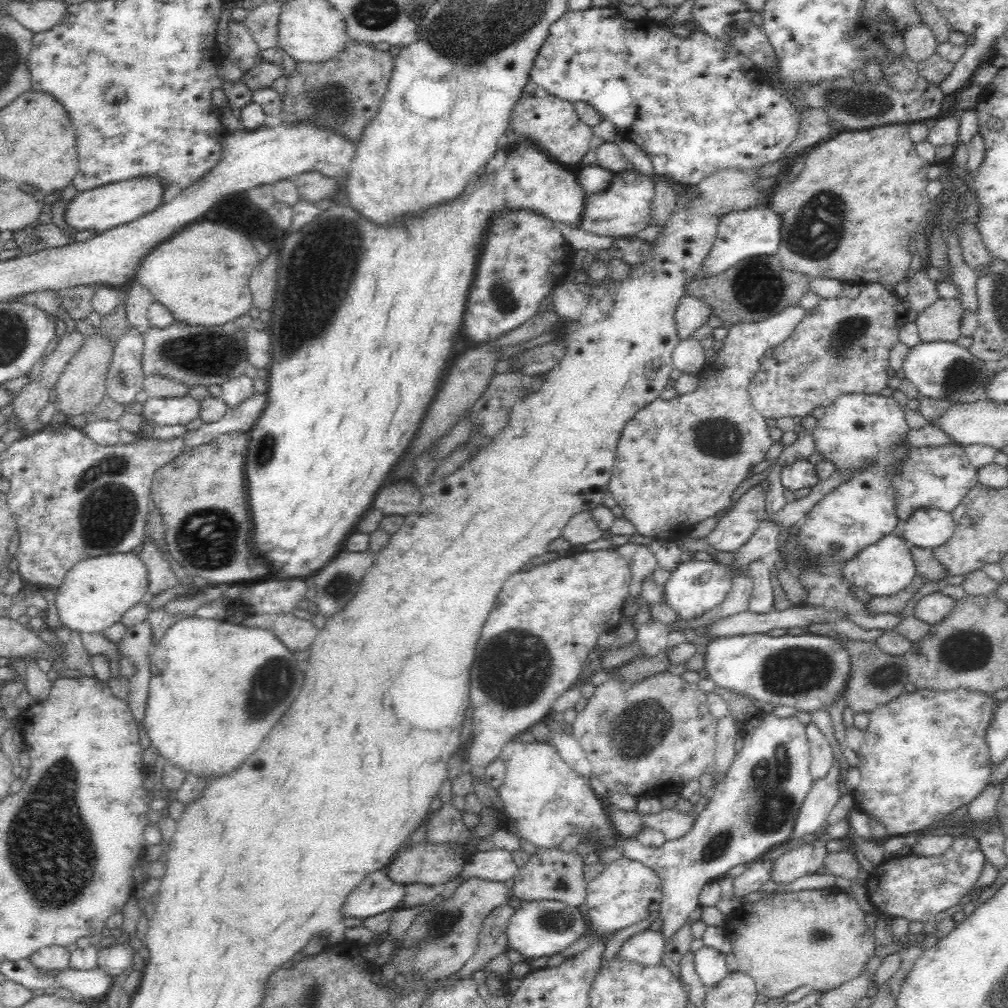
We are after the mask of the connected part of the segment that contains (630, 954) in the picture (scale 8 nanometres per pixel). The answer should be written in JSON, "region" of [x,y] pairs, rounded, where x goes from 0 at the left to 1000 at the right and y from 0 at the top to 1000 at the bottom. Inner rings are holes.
{"region":[[[649,917],[618,935],[612,949],[623,954],[634,954],[639,958],[649,958],[656,954],[660,935],[656,920]]]}

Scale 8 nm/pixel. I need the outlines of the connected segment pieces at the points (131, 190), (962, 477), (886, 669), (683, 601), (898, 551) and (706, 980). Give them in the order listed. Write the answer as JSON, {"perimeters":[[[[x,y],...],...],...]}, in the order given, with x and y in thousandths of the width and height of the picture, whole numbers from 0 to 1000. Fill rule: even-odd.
{"perimeters":[[[[144,176],[120,181],[113,181],[94,188],[78,190],[67,202],[63,210],[64,219],[73,228],[89,228],[101,232],[114,224],[131,220],[143,212],[158,206],[163,190],[167,185],[161,182],[159,176]]],[[[955,441],[905,443],[901,454],[883,470],[883,479],[889,487],[889,511],[891,516],[900,516],[912,504],[933,505],[943,508],[956,491],[968,479],[970,465],[964,462],[958,452]]],[[[809,618],[800,621],[800,627],[823,631],[832,635],[841,647],[844,663],[839,677],[838,696],[848,707],[862,707],[870,700],[877,699],[898,687],[902,679],[901,659],[895,650],[885,651],[873,646],[867,636],[856,637],[839,634],[831,629],[827,618]]],[[[686,555],[675,559],[661,576],[659,584],[660,598],[671,607],[674,615],[687,615],[712,601],[726,583],[728,569],[720,564],[720,561],[712,557],[692,557]]],[[[887,529],[877,531],[872,537],[859,542],[834,563],[835,571],[840,579],[849,581],[866,591],[883,591],[898,584],[910,571],[910,564],[903,550],[899,536]]],[[[698,938],[694,942],[688,944],[690,964],[700,980],[707,979],[724,965],[720,954],[720,945],[708,939]]]]}

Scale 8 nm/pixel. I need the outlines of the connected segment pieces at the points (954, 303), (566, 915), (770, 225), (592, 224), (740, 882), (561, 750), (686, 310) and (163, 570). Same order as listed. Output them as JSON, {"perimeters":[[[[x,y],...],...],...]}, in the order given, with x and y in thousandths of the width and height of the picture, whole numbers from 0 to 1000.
{"perimeters":[[[[944,295],[932,296],[919,308],[912,310],[908,321],[913,339],[946,339],[952,332],[956,303]]],[[[536,893],[517,895],[514,902],[510,903],[508,911],[504,913],[503,941],[510,941],[526,953],[536,948],[548,948],[560,944],[565,937],[581,928],[583,924],[581,907],[575,905],[574,900],[563,899],[552,893]]],[[[754,204],[738,210],[718,212],[713,219],[711,233],[705,249],[697,258],[698,266],[694,275],[706,275],[730,264],[738,256],[768,253],[775,237],[774,213],[766,204]]],[[[633,170],[611,172],[600,190],[583,193],[580,208],[573,225],[595,234],[627,235],[635,228],[643,226],[646,201],[650,194],[650,185],[646,177]]],[[[752,852],[741,857],[740,863],[727,871],[728,892],[736,893],[740,888],[752,884],[763,873],[768,856],[769,853]]],[[[546,711],[543,712],[543,717],[546,739],[552,742],[554,749],[567,761],[567,764],[584,774],[588,768],[587,760],[569,729],[562,728],[558,723],[554,723],[553,716]]],[[[679,293],[670,308],[670,322],[674,337],[682,336],[687,330],[701,319],[701,315],[708,313],[703,302],[696,300],[693,296],[687,293]]],[[[145,535],[141,538],[141,547],[136,550],[145,564],[147,564],[147,593],[150,593],[163,585],[171,583],[178,579],[175,568],[169,563],[165,551],[161,549],[161,545],[157,539]]]]}

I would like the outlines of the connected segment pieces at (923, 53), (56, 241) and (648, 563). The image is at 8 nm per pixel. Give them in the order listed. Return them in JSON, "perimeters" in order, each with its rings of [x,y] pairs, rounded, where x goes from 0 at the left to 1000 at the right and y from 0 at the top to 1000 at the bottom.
{"perimeters":[[[[920,20],[907,24],[896,32],[898,52],[909,63],[917,62],[929,53],[930,42]]],[[[41,221],[35,225],[28,224],[22,228],[14,229],[11,236],[14,237],[17,246],[20,246],[24,253],[46,246],[63,244],[73,238],[54,221]]],[[[622,538],[609,544],[613,550],[623,557],[629,575],[625,577],[623,589],[625,593],[635,593],[638,574],[652,563],[652,554],[643,541]]]]}

